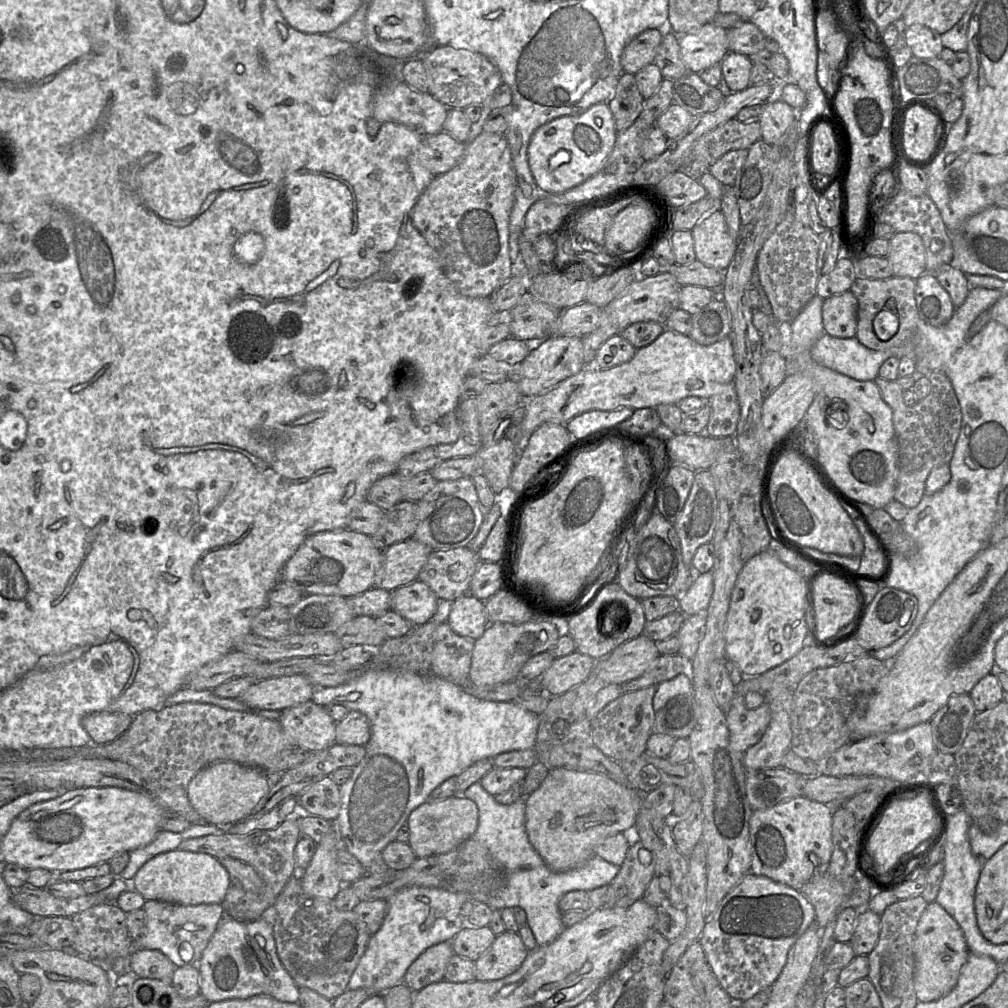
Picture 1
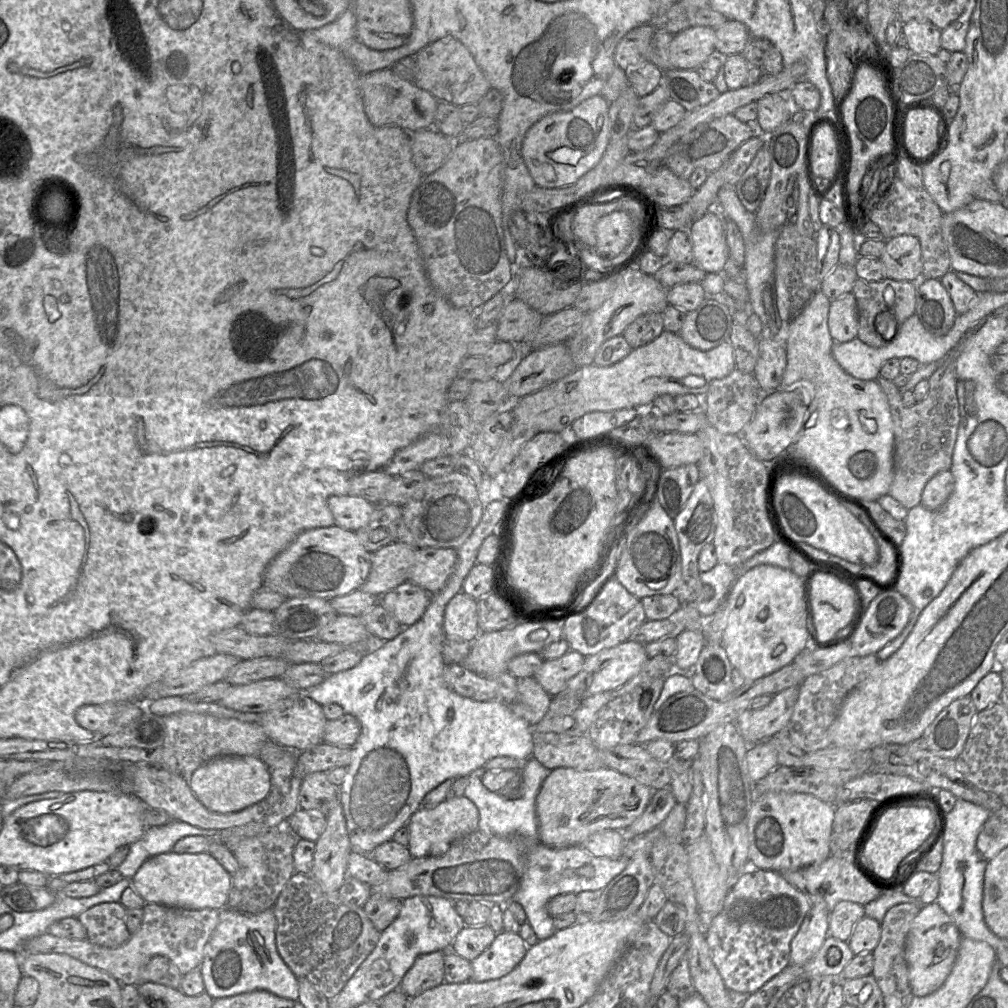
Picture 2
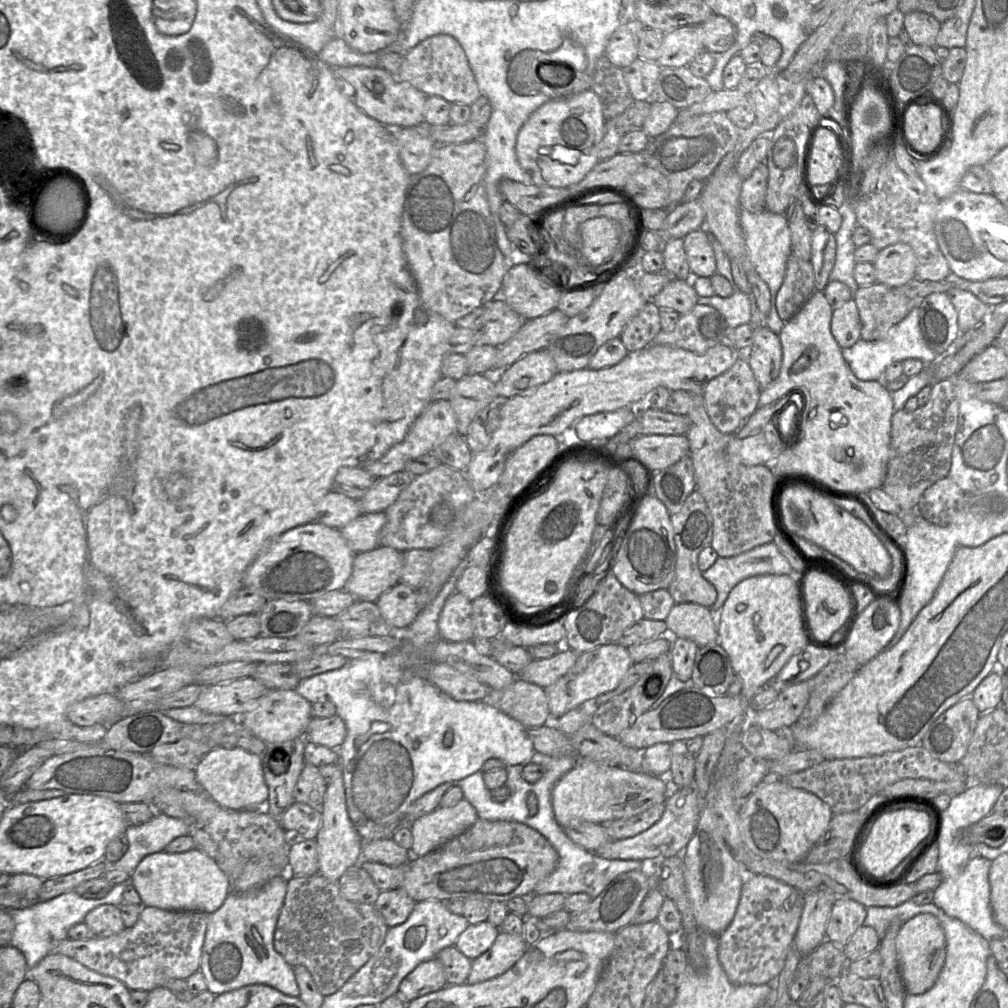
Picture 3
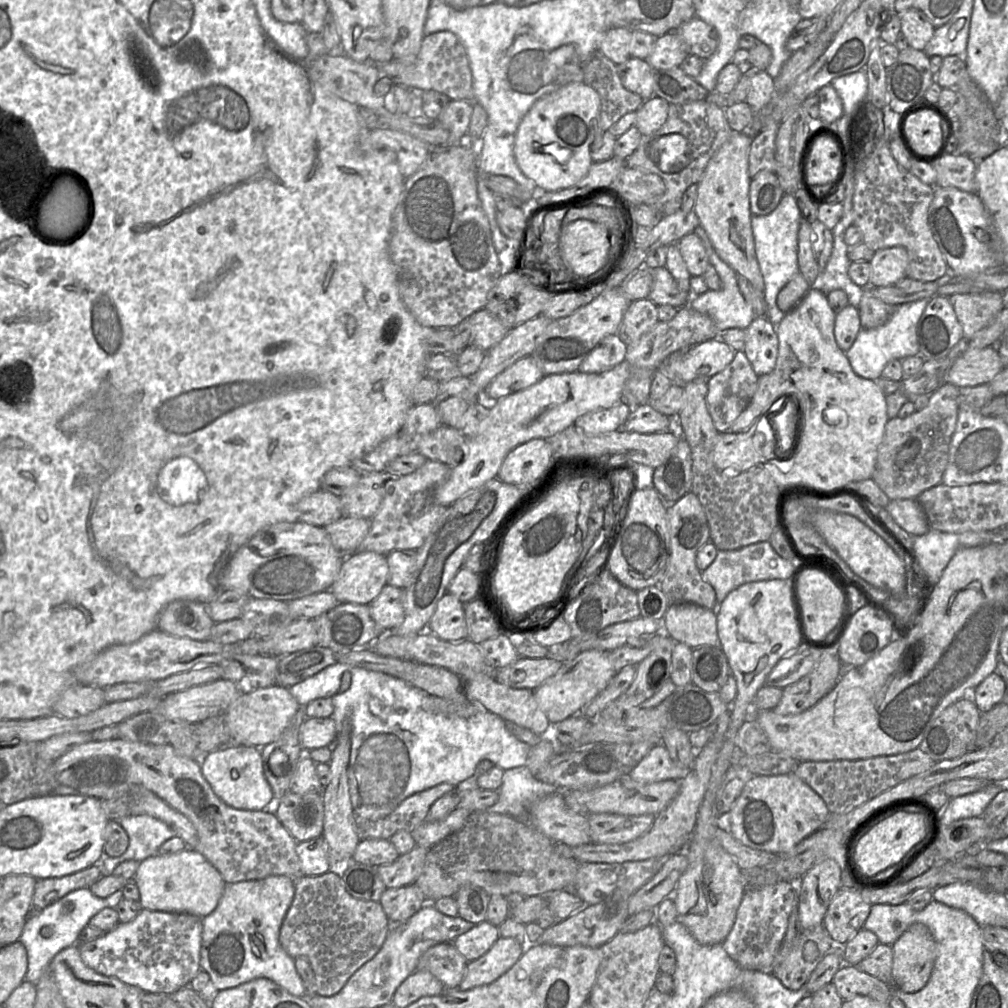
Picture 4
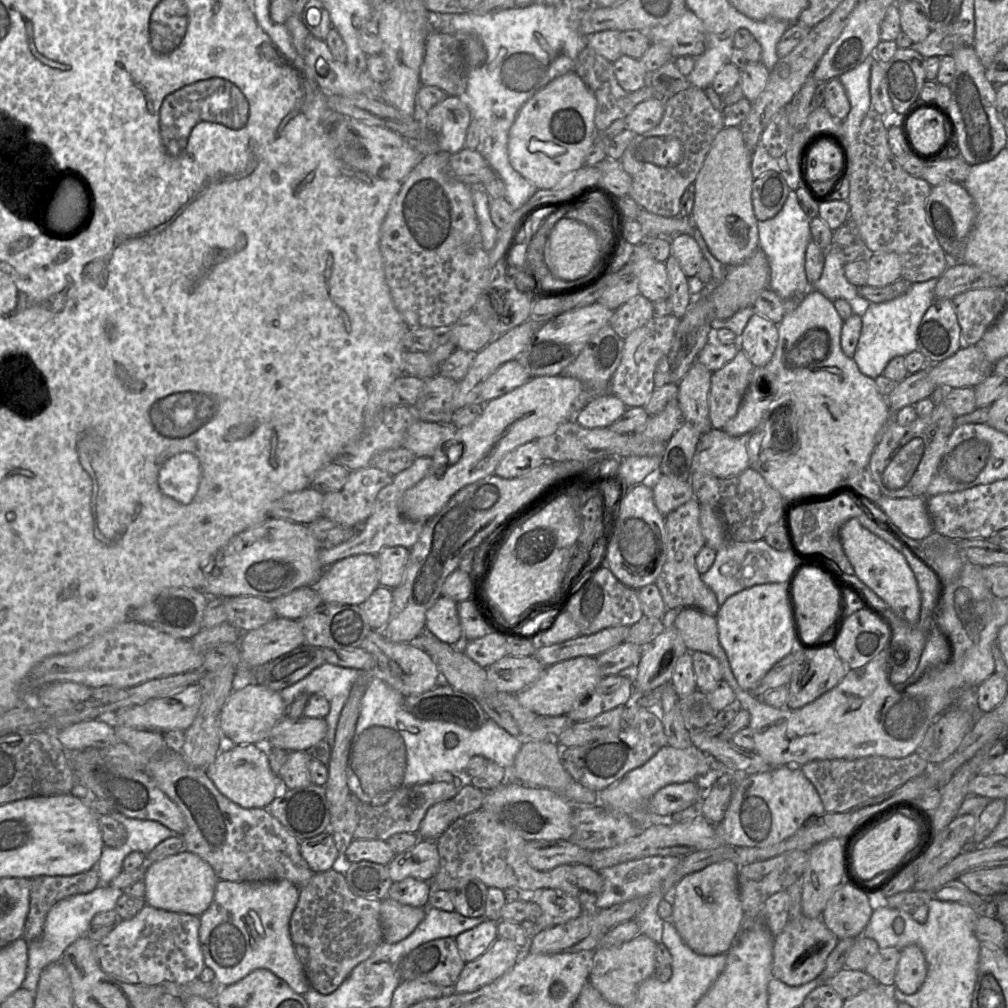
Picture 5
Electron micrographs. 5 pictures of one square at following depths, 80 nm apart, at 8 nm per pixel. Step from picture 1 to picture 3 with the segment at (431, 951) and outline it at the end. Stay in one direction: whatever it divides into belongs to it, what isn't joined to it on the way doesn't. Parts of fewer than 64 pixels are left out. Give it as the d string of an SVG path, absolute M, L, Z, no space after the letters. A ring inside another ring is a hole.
M437 958L418 964L400 982L398 995L406 1004L410 1001L438 991L447 985L443 965Z

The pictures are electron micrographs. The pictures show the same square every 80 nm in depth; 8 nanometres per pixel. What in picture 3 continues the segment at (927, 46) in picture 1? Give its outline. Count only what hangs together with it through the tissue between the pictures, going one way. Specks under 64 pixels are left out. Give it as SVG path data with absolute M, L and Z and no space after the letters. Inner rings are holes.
M910 12L904 15L903 28L915 45L935 46L941 23L925 12Z

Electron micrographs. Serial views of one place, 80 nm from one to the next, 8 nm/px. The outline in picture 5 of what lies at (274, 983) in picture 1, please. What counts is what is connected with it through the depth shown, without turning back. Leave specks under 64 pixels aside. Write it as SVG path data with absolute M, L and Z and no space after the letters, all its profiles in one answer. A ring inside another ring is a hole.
M218 880L209 908L199 916L199 942L204 964L213 970L215 982L220 987L234 984L252 971L263 968L284 980L297 994L304 995L310 989L289 931L298 898L299 887L289 880Z

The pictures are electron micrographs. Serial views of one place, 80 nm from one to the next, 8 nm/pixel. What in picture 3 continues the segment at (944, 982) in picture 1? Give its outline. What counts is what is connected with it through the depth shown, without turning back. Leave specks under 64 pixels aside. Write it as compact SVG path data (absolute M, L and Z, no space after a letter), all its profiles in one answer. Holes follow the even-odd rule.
M923 913L905 922L896 937L896 950L906 992L920 995L930 990L936 983L946 959L945 934L937 918L932 914Z

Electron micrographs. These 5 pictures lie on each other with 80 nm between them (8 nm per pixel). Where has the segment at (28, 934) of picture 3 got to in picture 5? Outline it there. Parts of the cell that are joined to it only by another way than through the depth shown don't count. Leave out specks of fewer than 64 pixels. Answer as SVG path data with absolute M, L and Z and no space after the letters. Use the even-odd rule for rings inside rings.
M99 885L86 894L77 894L58 902L48 913L42 937L28 943L28 968L22 987L36 994L42 971L60 961L65 950L76 940L85 936L92 927L93 917L101 912L114 910L123 891L110 885Z

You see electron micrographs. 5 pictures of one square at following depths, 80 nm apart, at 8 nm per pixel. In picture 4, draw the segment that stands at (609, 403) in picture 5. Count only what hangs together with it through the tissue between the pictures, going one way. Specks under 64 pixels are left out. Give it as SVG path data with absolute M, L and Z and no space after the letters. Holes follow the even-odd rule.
M619 401L610 408L595 410L578 417L574 425L588 435L603 434L621 429L630 412L630 407Z

